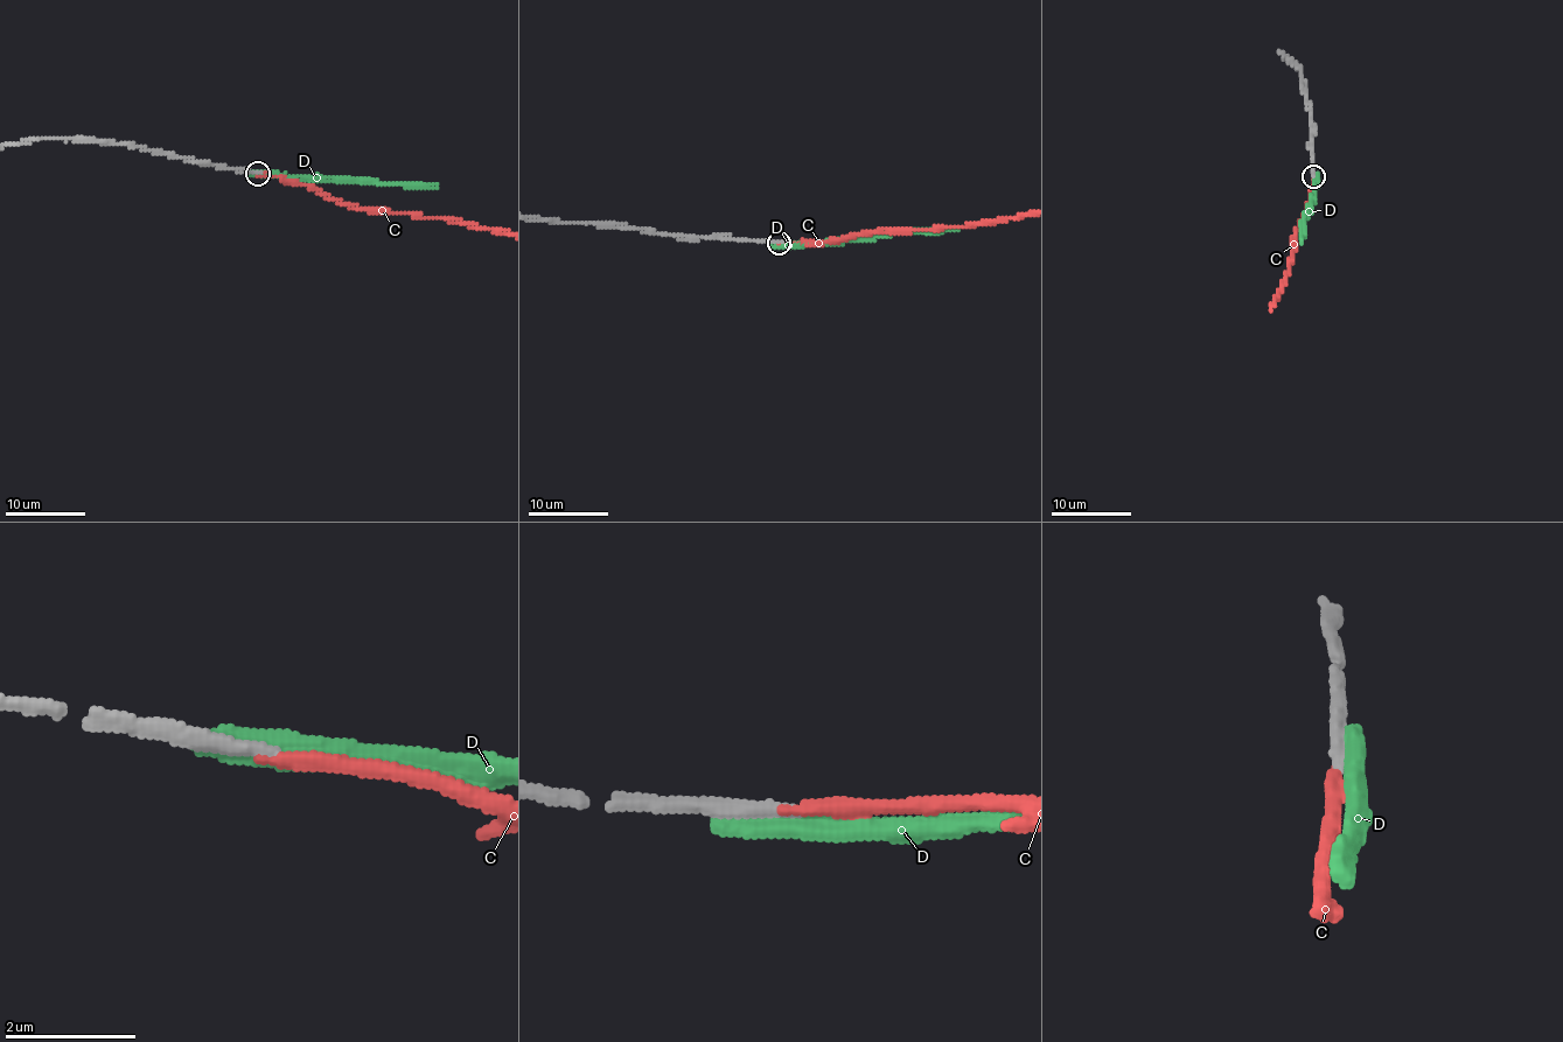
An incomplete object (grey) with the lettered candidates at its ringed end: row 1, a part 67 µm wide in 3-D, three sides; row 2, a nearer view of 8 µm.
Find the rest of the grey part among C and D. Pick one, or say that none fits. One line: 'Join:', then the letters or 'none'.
Join: C

